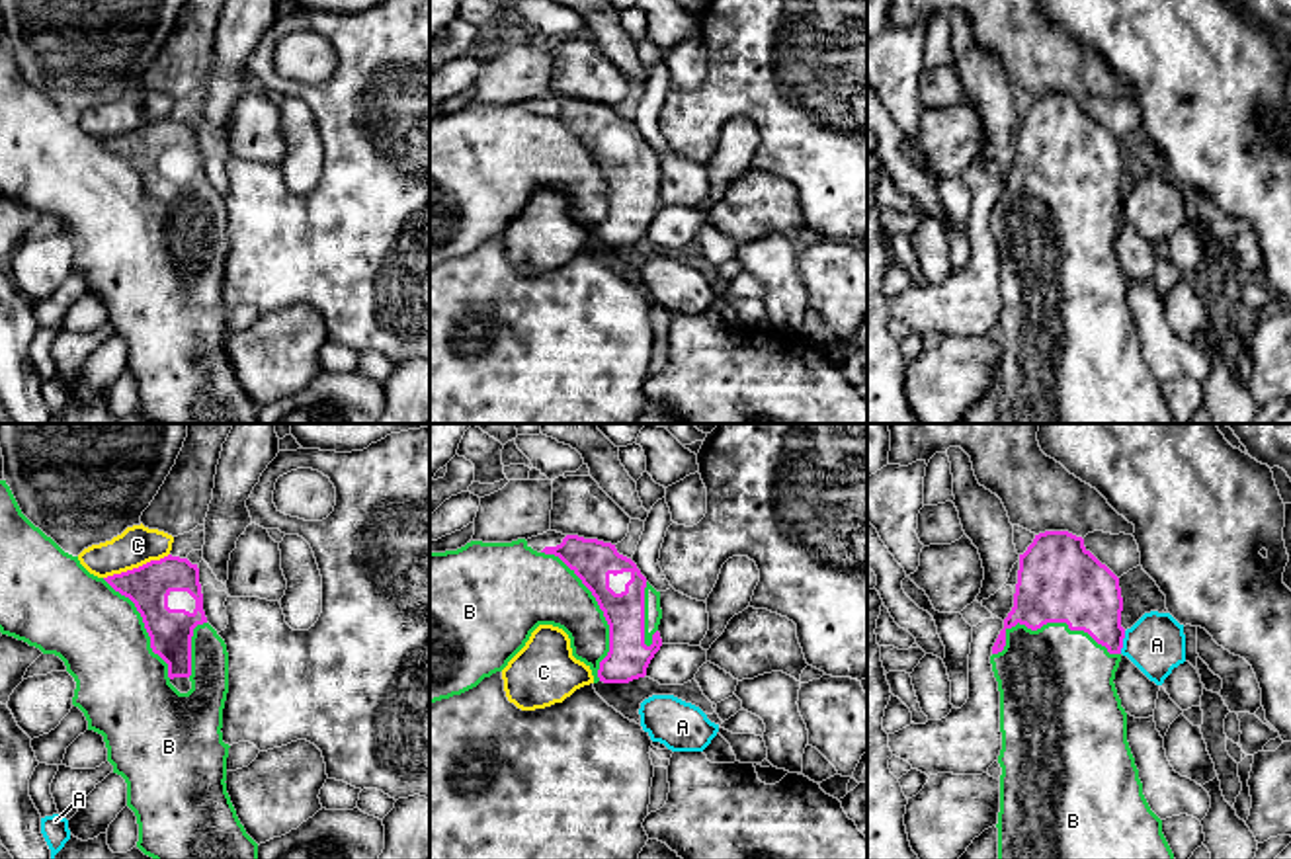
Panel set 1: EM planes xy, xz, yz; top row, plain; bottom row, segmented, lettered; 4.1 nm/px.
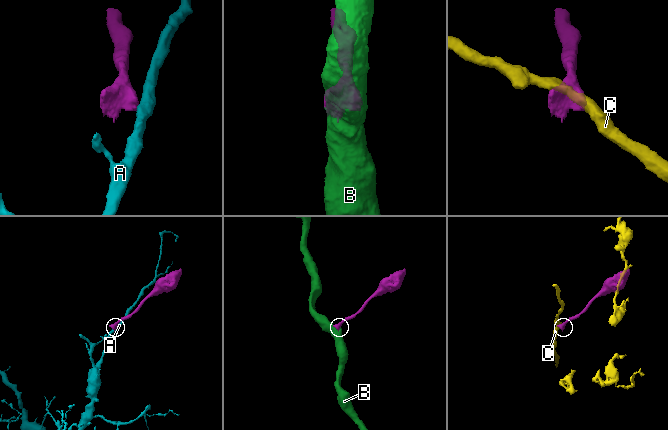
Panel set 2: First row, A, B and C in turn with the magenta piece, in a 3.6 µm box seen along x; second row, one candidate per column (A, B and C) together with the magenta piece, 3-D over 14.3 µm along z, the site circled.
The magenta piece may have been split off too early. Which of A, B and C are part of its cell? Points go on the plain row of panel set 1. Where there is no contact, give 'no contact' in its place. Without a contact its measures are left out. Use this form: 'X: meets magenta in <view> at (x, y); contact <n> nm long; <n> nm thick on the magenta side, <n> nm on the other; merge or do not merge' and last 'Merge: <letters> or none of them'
A: meets magenta in yz at (1122, 205); contact 100 nm long; 280 nm thick on the magenta side, 240 nm on the other; do not merge
B: meets magenta in yz at (1049, 184); contact 550 nm long; 340 nm thick on the magenta side, 460 nm on the other; merge
C: meets magenta in xy at (135, 131); contact 300 nm long; 180 nm thick on the magenta side, 160 nm on the other; do not merge
Merge: B

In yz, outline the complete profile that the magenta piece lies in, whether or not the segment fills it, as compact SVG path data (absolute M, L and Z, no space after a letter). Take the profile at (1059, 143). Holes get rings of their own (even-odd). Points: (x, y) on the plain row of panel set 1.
M1045 94L1020 117L1014 170L992 209L1000 254L1002 312L998 424L1176 424L1150 373L1127 305L1127 275L1115 252L1125 191L1119 141L1102 127L1084 102Z

